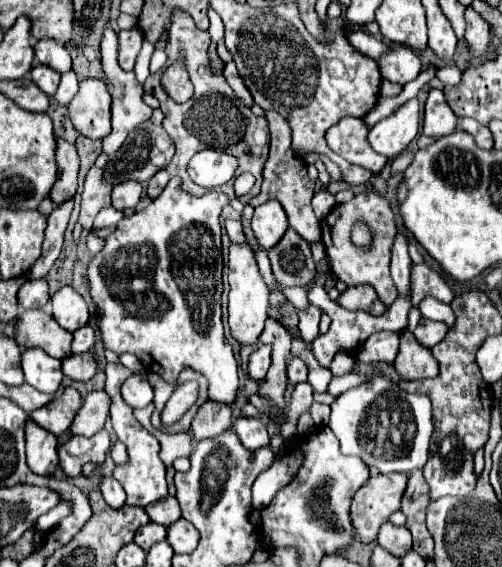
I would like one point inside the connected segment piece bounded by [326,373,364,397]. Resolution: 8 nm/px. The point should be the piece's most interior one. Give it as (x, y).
(338, 385)

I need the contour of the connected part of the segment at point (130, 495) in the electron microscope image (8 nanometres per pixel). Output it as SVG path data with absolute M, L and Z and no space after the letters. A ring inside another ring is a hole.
M106 363L104 371L106 371L104 391L112 399L112 405L110 405L112 427L114 427L114 433L118 435L118 439L128 447L128 455L130 455L130 465L118 465L114 469L114 477L120 481L120 485L126 491L126 505L146 507L148 503L154 503L154 501L160 501L162 497L166 497L166 493L168 493L168 489L166 489L166 467L158 457L158 451L160 451L158 439L152 433L148 433L136 421L136 417L132 415L132 409L120 397L120 388L128 377L139 375L142 379L147 380L147 374L144 371L130 373L130 369L126 369L122 363Z

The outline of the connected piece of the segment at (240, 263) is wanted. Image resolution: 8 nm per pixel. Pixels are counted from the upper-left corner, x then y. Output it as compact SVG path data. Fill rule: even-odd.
M230 245L230 265L228 265L228 281L230 281L230 331L232 337L240 345L258 345L258 337L264 329L264 321L268 317L268 287L262 281L254 253L248 245Z

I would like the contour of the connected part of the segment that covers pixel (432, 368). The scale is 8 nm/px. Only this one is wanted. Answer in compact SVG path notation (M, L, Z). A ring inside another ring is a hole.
M410 331L400 333L400 351L394 359L394 367L402 379L426 379L438 375L438 363L432 351L420 345Z

